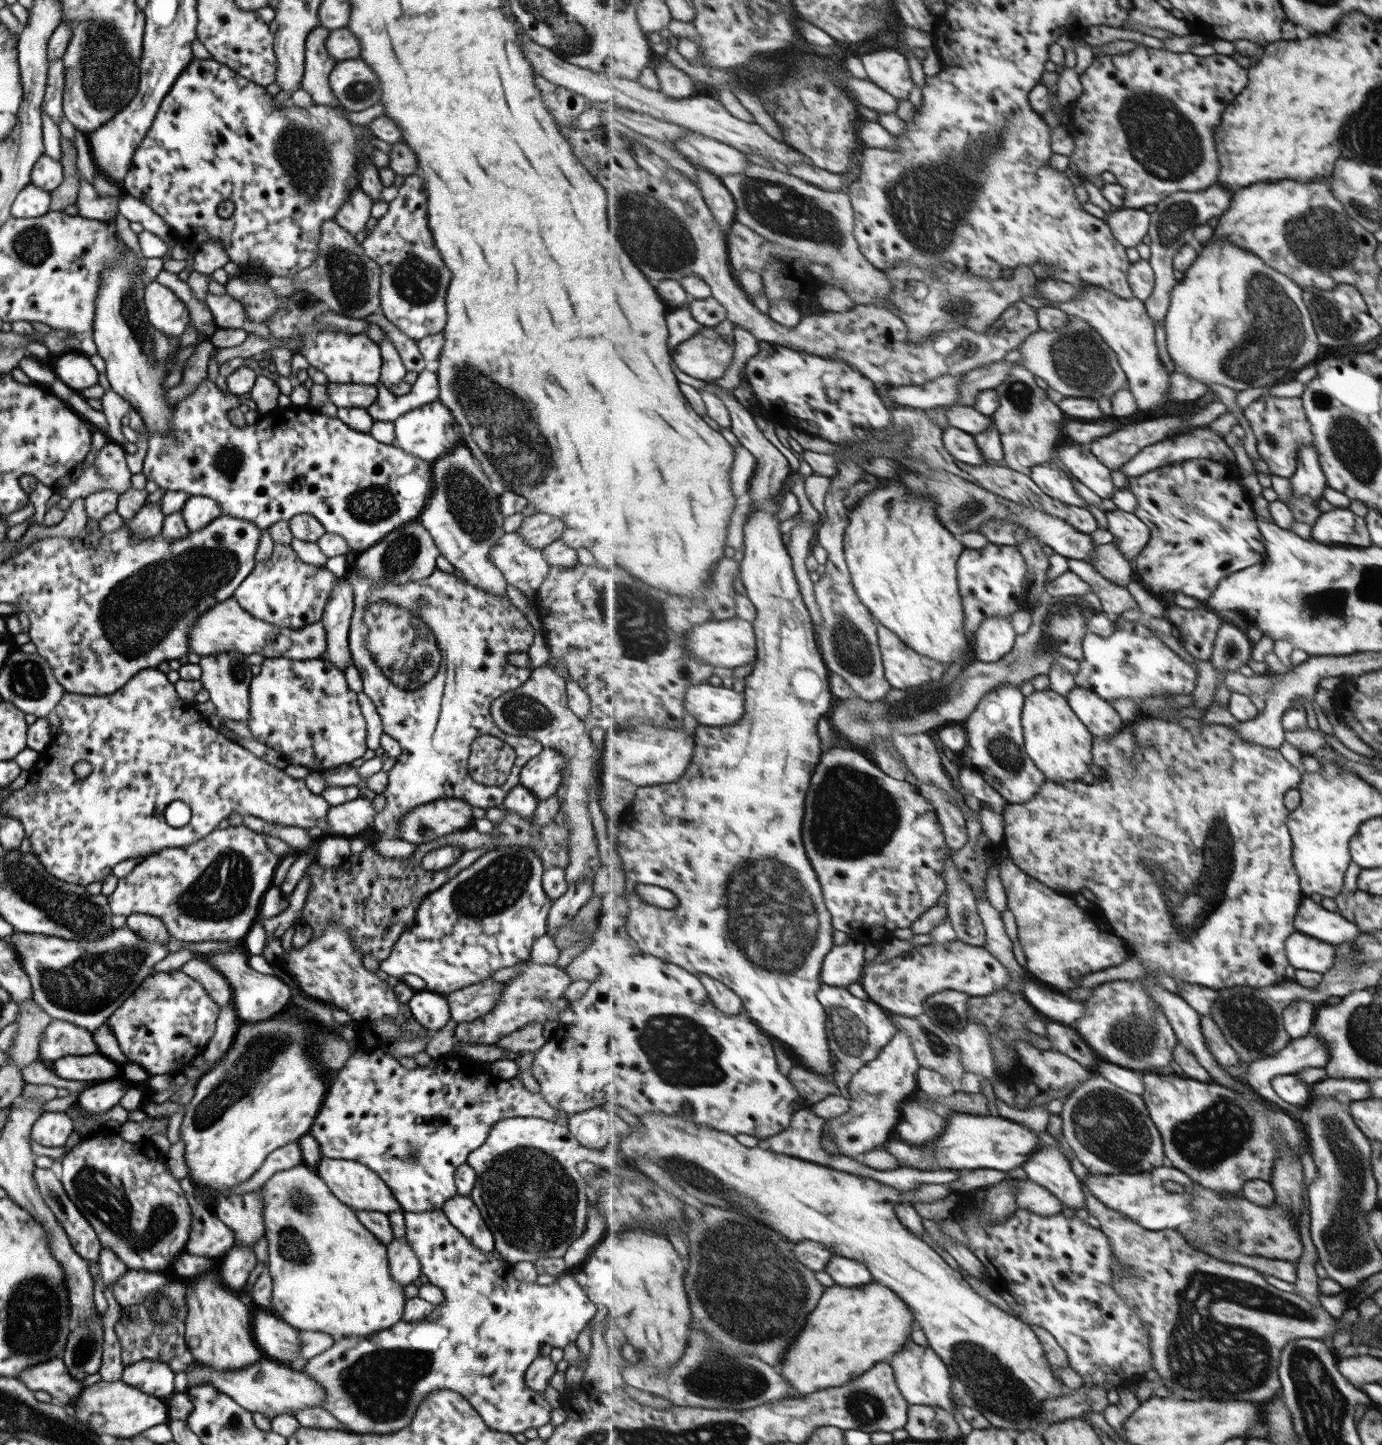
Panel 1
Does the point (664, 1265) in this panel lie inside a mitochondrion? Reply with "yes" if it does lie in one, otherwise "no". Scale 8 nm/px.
no

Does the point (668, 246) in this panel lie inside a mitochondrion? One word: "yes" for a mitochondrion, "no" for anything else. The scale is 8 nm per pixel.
yes

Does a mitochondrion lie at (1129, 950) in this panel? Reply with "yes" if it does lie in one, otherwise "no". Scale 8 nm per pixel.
no

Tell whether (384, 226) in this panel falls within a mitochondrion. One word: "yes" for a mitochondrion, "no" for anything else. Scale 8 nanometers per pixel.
no

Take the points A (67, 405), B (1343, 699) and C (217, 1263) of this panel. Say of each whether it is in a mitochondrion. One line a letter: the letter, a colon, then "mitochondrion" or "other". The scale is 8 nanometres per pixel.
A: other
B: other
C: other

